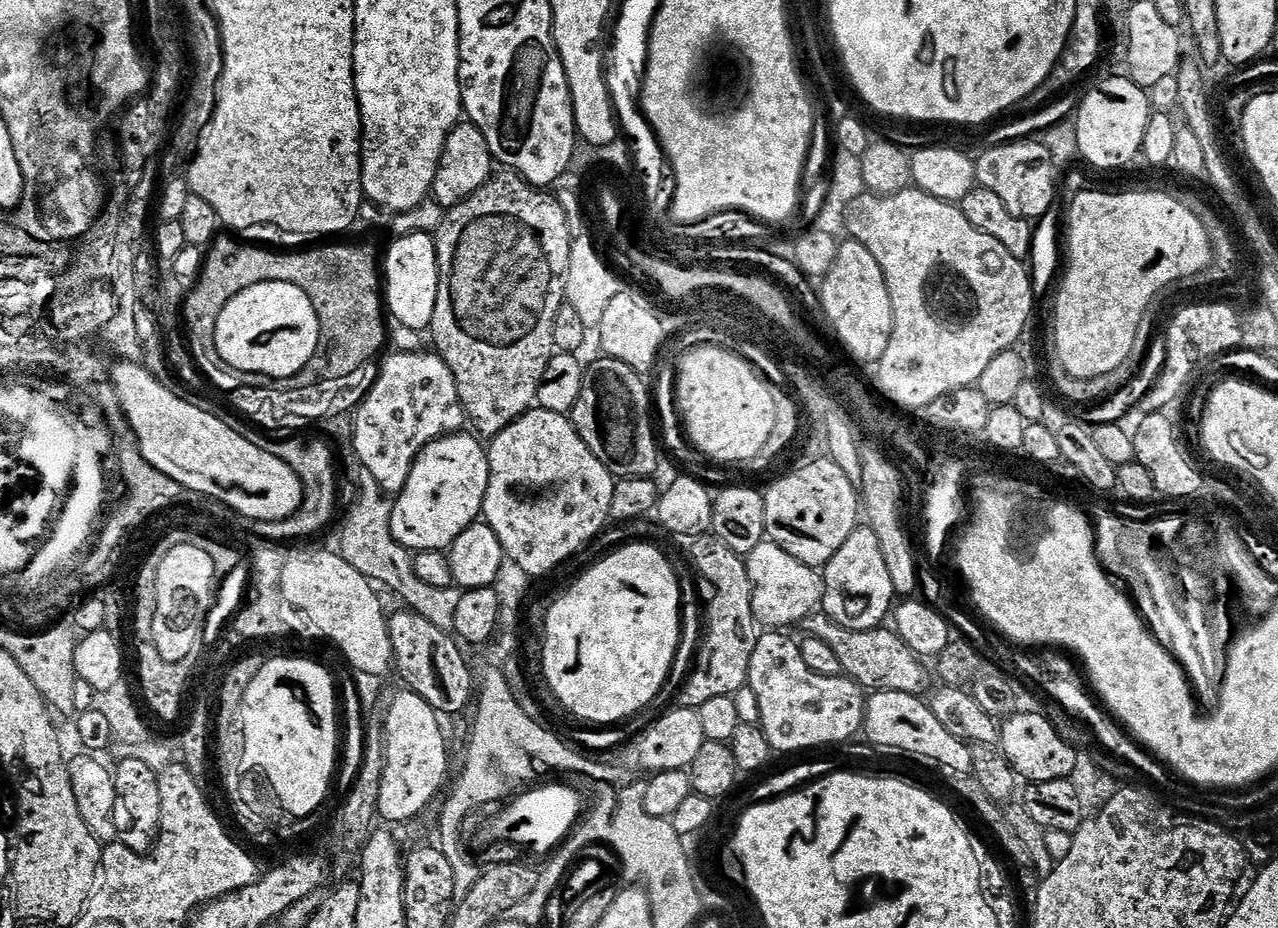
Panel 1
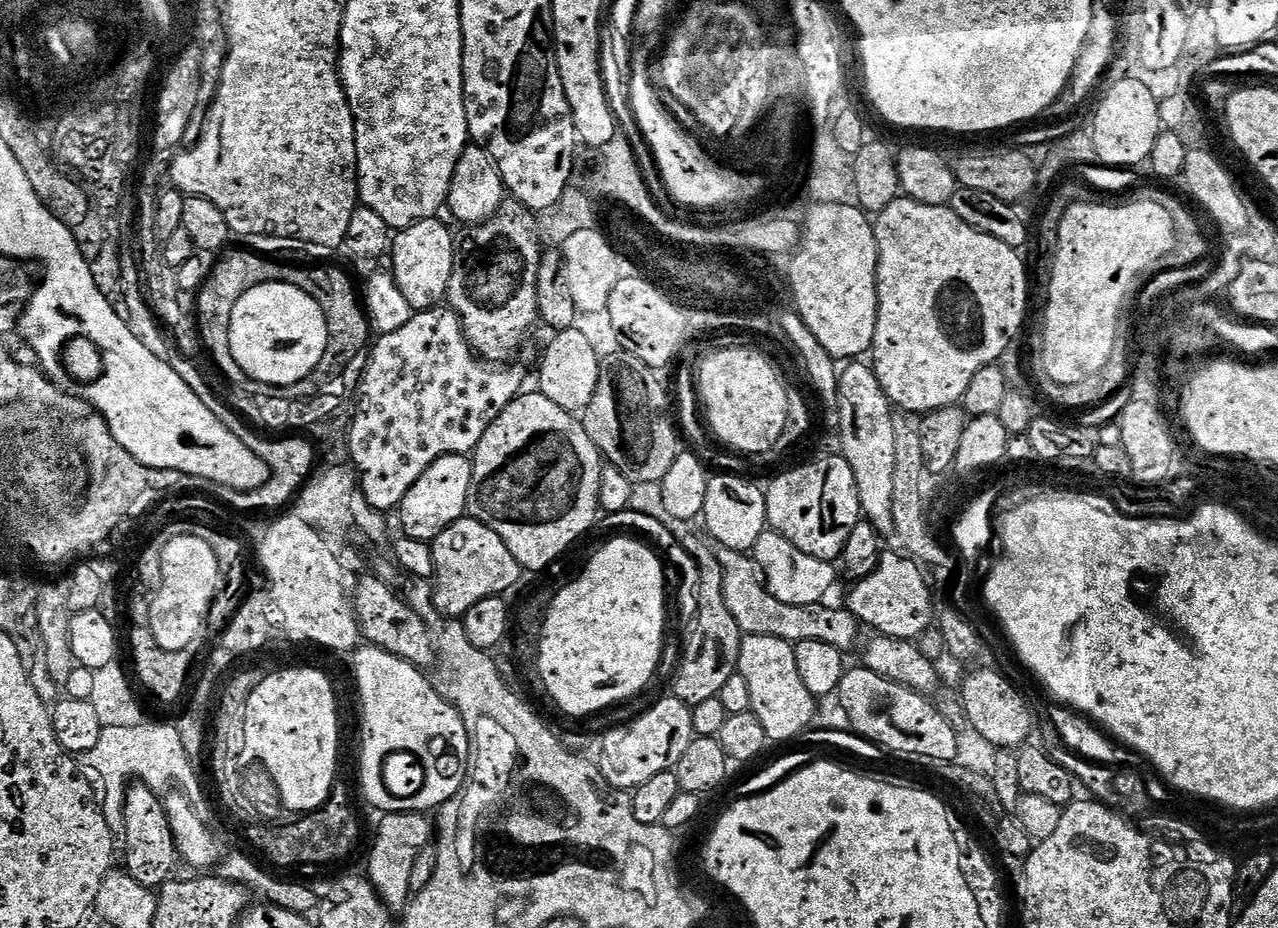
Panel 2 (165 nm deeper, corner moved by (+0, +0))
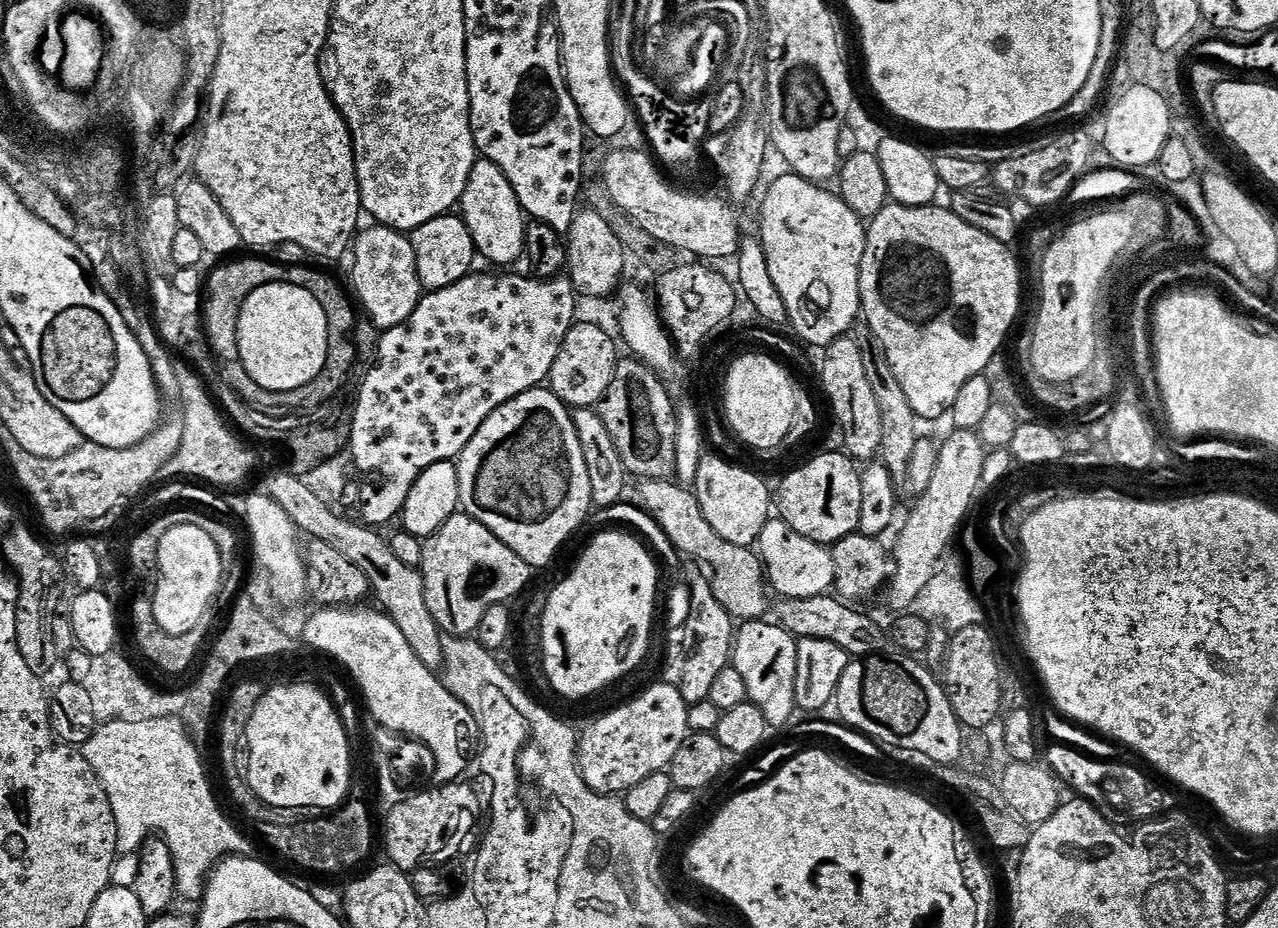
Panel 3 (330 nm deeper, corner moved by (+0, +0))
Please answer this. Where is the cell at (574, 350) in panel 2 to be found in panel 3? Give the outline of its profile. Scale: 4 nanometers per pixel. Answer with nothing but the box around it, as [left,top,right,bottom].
[547,323,618,410]

